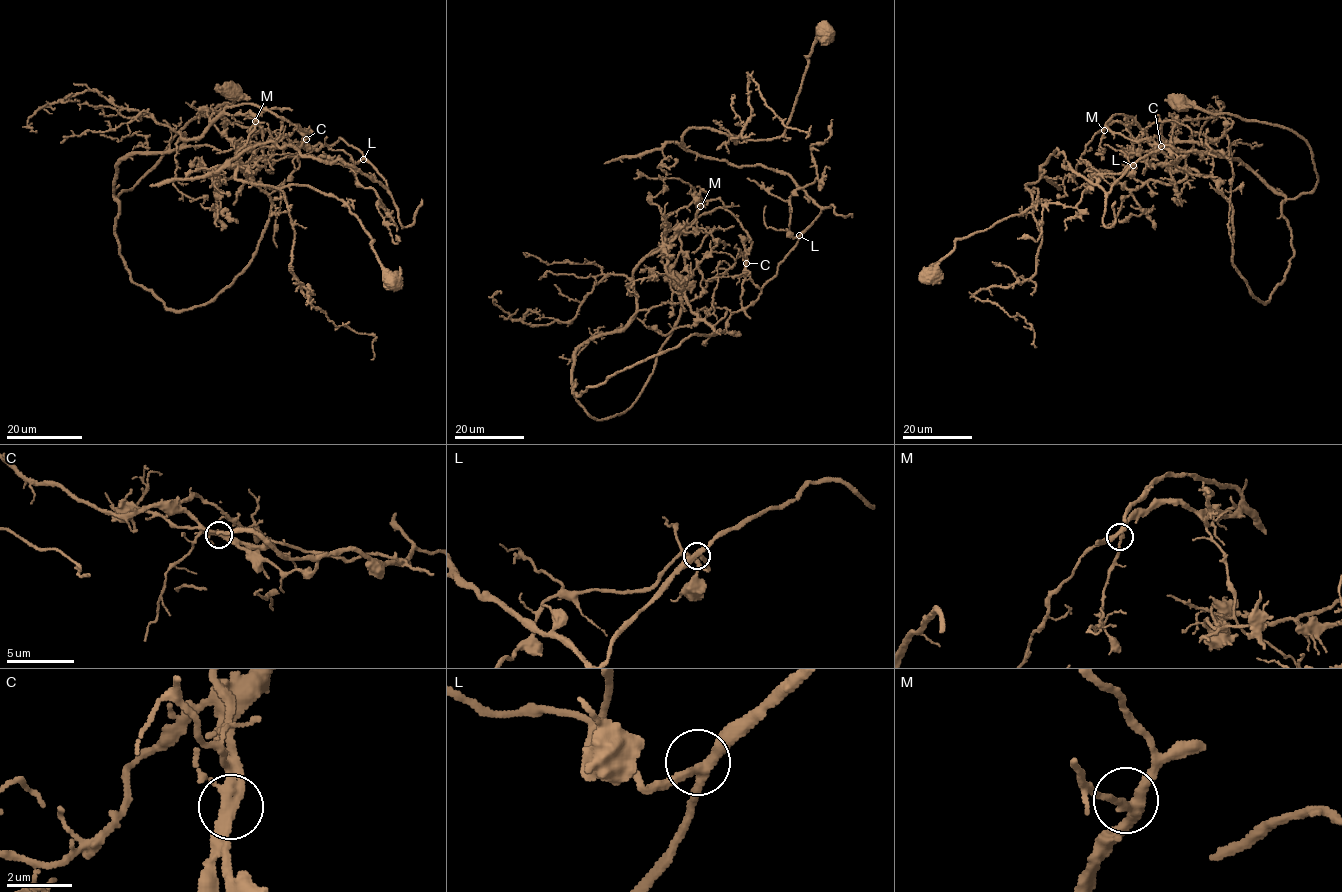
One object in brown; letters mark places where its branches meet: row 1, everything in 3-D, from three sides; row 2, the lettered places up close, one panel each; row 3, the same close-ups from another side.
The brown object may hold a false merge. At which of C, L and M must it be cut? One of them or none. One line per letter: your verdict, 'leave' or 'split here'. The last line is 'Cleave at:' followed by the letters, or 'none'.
C: split here
L: leave
M: leave
Cleave at: C

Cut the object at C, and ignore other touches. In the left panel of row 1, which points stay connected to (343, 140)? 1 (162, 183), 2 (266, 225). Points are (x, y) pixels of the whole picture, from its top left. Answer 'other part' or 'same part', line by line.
1: same part
2: other part

